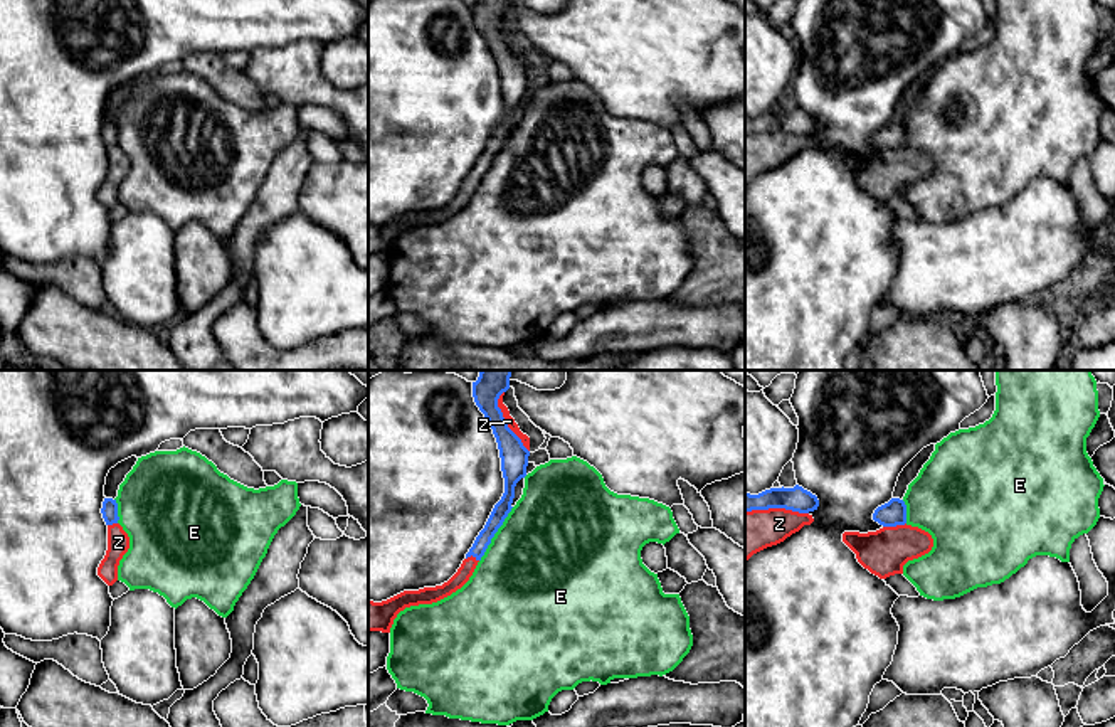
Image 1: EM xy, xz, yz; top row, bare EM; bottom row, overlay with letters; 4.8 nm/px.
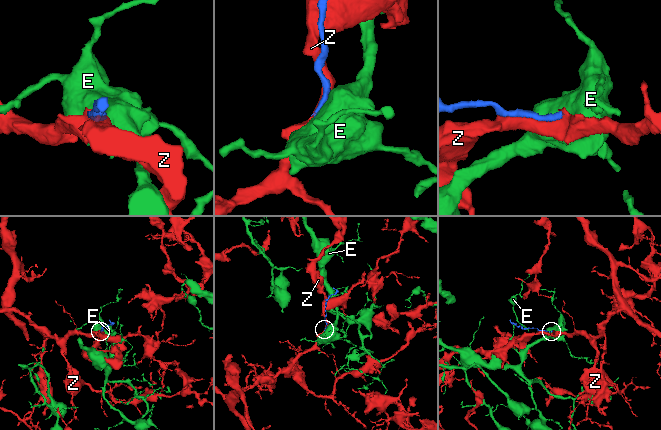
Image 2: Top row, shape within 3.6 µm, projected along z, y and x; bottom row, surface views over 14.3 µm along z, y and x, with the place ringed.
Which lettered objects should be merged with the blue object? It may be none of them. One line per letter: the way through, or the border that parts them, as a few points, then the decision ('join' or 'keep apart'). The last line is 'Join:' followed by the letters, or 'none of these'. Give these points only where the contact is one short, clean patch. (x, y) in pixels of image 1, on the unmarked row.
E: keep apart
Z: join
Join: Z

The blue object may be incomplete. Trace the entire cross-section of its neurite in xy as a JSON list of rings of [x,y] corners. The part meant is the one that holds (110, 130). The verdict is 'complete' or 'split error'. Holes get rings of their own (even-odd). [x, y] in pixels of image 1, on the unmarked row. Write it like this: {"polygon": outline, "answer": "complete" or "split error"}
{"polygon": [[[104,121],[101,131],[103,141],[108,148],[108,173],[104,182],[98,190],[98,199],[108,207],[113,209],[118,204],[118,188],[123,178],[129,172],[129,160],[118,146],[118,126],[113,121]]], "answer": "split error"}

